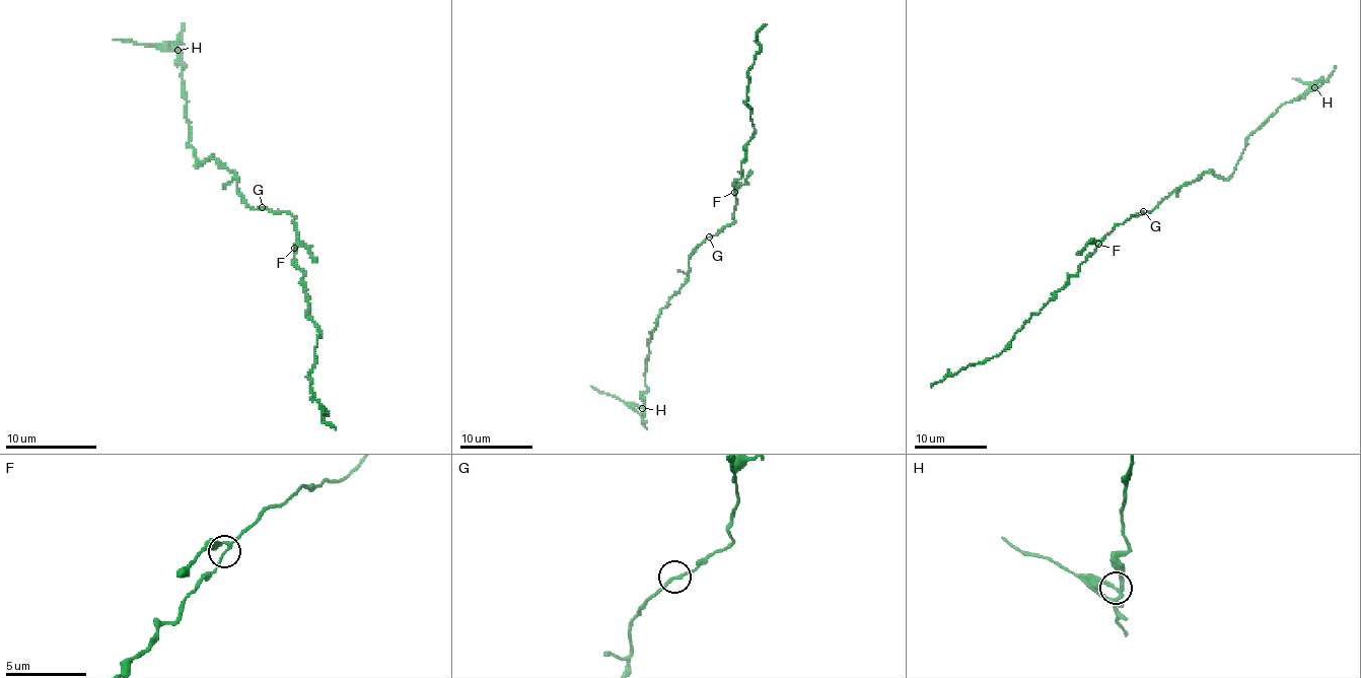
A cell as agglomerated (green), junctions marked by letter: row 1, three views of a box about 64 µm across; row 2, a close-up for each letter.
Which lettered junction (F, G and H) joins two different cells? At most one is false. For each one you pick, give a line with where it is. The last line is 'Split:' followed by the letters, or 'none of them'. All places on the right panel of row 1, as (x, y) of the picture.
H: (1314, 87)
Split: H

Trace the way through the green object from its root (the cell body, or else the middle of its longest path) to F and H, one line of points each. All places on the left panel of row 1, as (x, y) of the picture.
F: (264, 209), (287, 211), (294, 218), (294, 248)
H: (264, 209), (245, 202), (236, 191), (236, 177), (214, 158), (196, 163), (177, 51)

